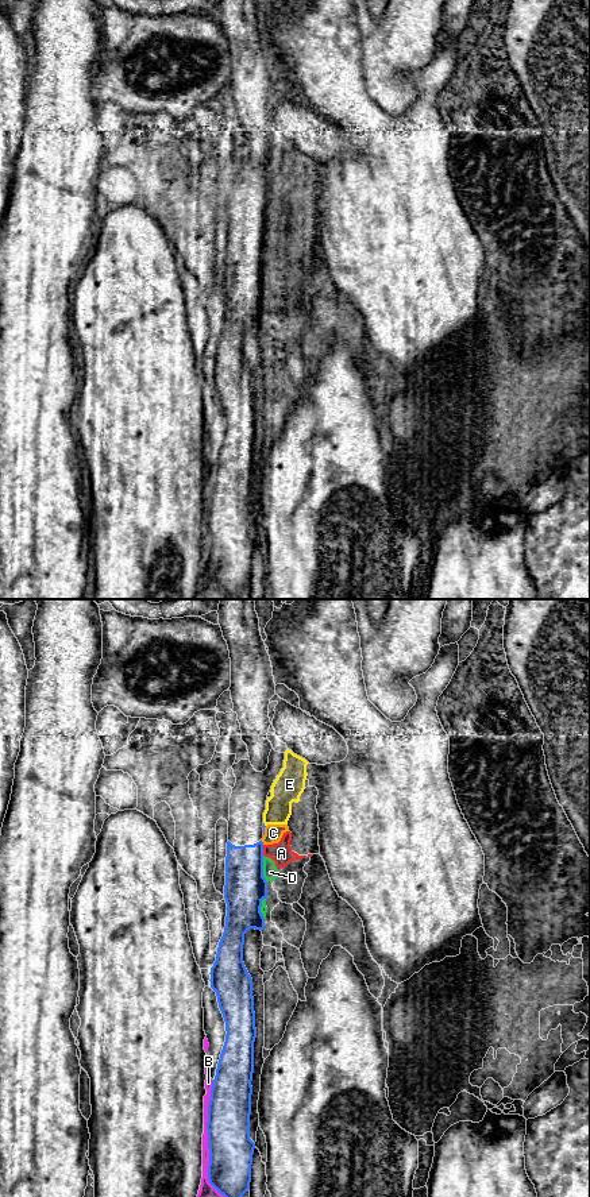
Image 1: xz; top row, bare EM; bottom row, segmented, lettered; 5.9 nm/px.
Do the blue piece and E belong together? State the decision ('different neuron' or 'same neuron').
different neuron

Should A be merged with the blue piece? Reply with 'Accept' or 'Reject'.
Reject

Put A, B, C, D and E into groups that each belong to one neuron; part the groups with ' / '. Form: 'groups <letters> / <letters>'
groups A C D E / B

